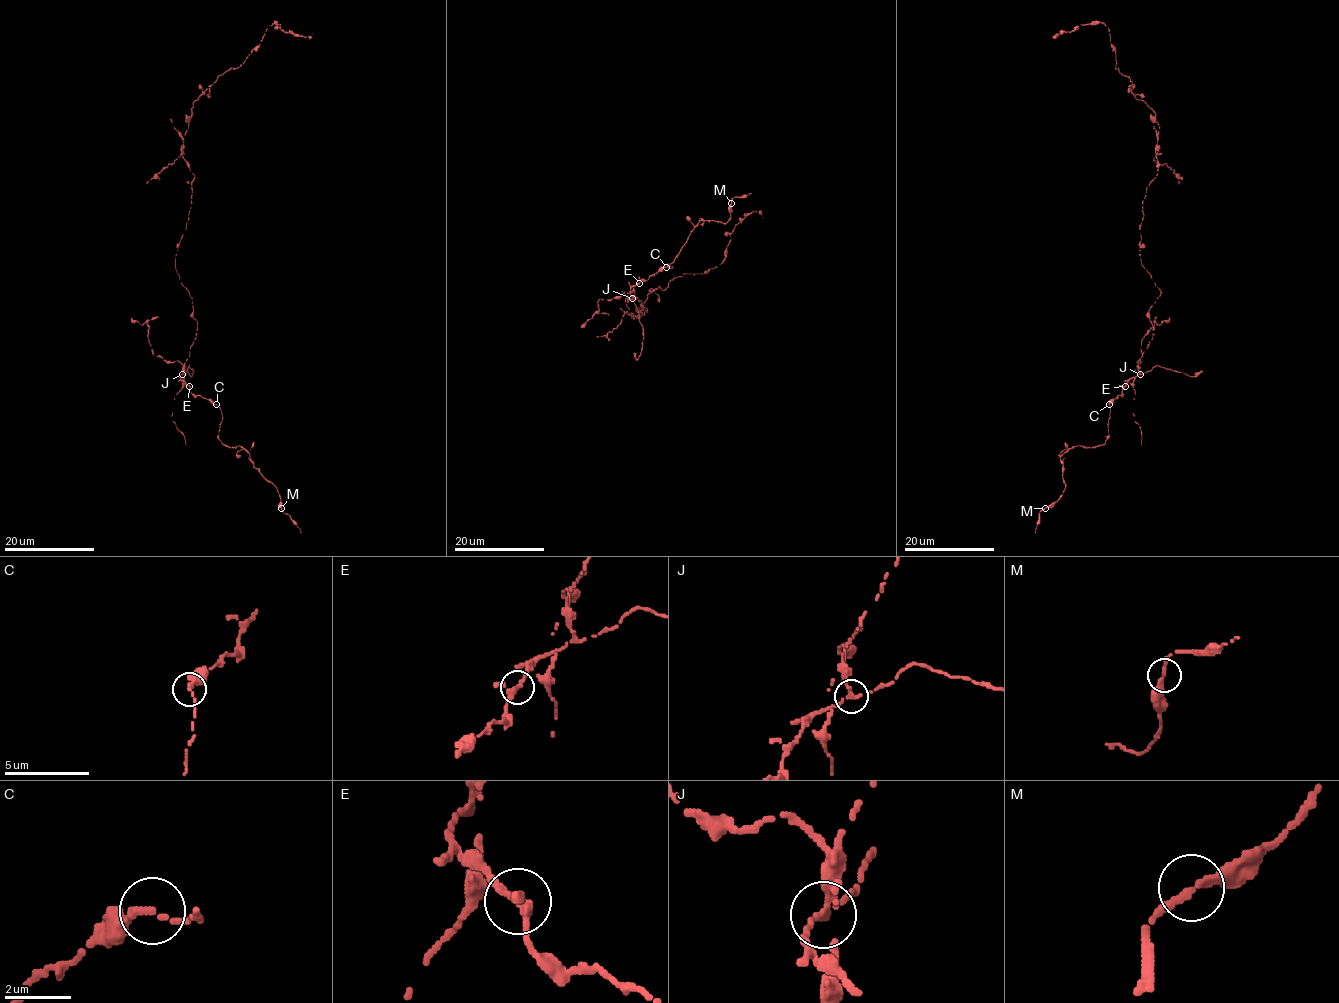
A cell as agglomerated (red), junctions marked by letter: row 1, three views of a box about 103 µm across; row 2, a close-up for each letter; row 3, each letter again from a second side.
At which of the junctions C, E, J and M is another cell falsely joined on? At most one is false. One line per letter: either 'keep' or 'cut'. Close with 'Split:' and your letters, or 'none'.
C: keep
E: keep
J: cut
M: keep
Split: J

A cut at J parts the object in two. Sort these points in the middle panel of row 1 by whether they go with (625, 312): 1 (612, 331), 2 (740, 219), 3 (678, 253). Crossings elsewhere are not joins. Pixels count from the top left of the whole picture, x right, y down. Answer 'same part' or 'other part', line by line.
1: same part
2: same part
3: other part

